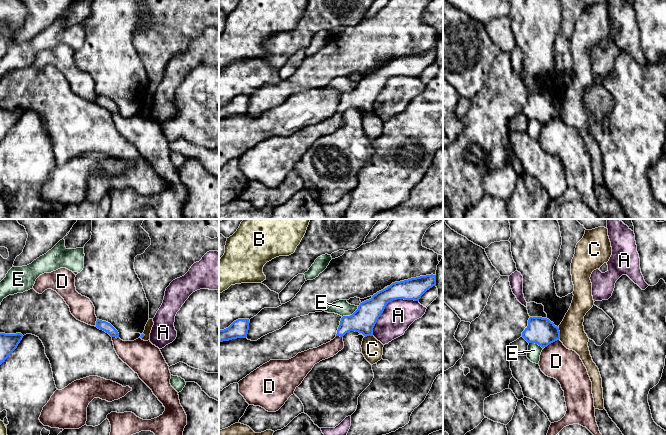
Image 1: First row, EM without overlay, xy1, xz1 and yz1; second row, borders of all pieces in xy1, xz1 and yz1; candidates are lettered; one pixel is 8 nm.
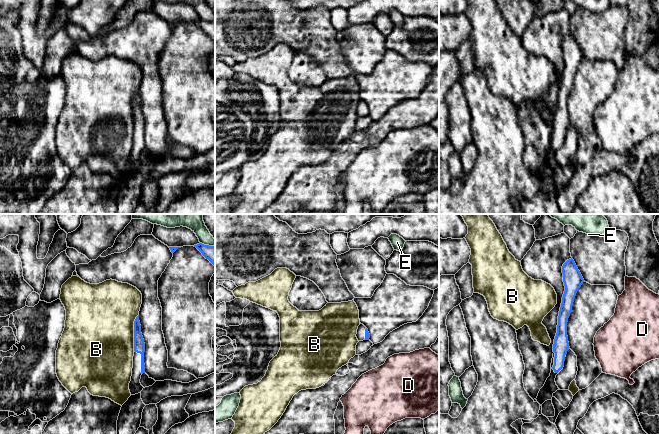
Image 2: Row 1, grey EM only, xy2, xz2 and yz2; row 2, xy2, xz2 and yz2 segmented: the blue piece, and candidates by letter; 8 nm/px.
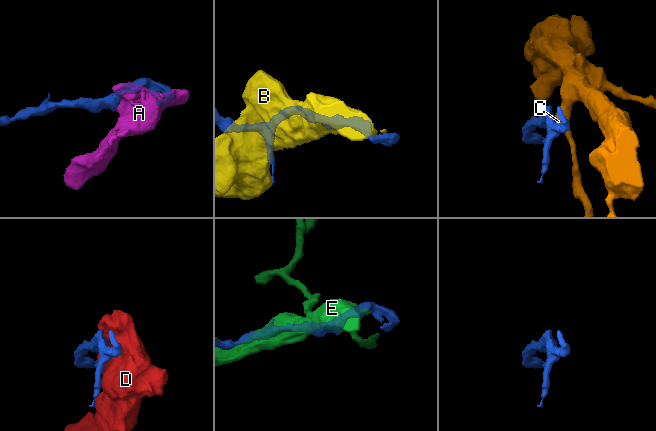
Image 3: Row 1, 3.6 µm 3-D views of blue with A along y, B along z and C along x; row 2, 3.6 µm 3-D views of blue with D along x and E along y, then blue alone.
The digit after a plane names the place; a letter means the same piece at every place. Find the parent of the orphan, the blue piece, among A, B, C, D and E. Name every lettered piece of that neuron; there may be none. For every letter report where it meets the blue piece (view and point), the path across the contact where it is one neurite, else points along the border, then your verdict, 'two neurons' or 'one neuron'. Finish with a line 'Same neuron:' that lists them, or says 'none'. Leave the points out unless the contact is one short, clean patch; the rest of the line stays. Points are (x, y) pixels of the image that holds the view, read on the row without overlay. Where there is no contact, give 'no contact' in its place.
A: contact xz1 (387, 79); border xz1 (418, 76), (391, 76), (378, 94), (372, 111); two neurons
B: contact xy2 (134, 108); two neurons
C: contact yz1 (559, 110); border yz1 (558, 104), (559, 115); two neurons
D: contact yz1 (551, 118); two neurons
E: contact xz1 (350, 91); two neurons
Same neuron: none

